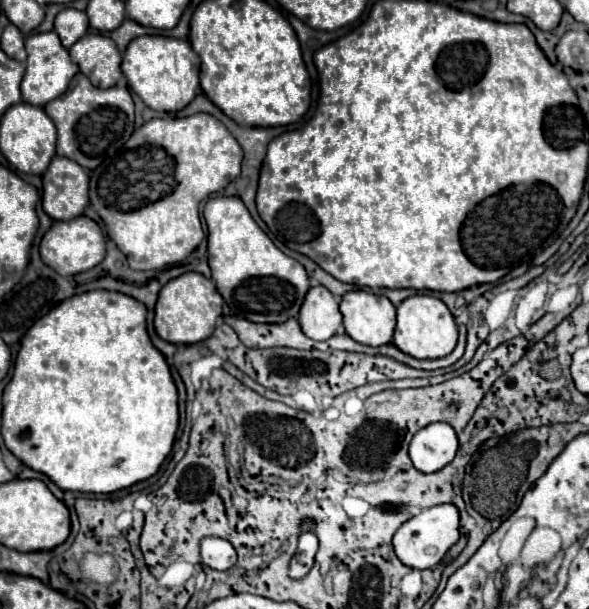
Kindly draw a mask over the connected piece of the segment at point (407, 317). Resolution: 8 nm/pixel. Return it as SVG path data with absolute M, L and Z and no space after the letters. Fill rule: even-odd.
M412 295L398 305L398 323L394 331L394 345L402 353L408 353L418 359L438 359L454 351L458 341L458 327L450 309L432 295Z

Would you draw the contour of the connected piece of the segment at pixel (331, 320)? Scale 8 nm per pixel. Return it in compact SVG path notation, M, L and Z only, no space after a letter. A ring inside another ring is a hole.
M316 285L306 295L302 313L298 317L304 335L314 341L326 341L338 333L342 325L342 313L336 297L322 285Z

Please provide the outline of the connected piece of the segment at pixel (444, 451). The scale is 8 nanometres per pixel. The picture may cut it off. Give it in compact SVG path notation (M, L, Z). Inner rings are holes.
M430 423L420 429L410 445L408 457L420 473L436 473L444 469L458 451L458 437L446 423Z

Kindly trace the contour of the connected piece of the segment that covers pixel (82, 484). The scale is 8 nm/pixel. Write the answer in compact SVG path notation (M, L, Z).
M86 291L74 295L62 305L56 305L46 317L38 319L20 343L20 351L14 363L14 375L4 389L4 411L2 411L2 437L6 447L30 469L48 475L60 489L80 491L80 493L114 493L146 481L162 467L164 459L170 455L174 437L178 431L178 391L172 381L168 363L164 355L152 345L146 331L146 305L116 291Z

